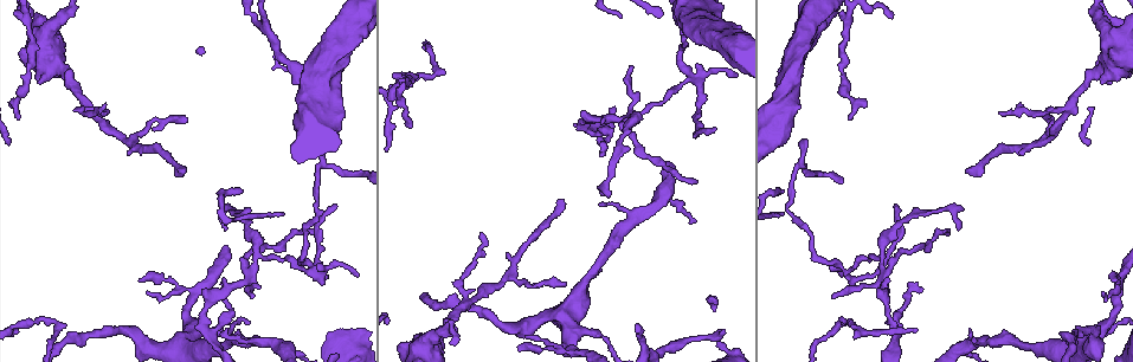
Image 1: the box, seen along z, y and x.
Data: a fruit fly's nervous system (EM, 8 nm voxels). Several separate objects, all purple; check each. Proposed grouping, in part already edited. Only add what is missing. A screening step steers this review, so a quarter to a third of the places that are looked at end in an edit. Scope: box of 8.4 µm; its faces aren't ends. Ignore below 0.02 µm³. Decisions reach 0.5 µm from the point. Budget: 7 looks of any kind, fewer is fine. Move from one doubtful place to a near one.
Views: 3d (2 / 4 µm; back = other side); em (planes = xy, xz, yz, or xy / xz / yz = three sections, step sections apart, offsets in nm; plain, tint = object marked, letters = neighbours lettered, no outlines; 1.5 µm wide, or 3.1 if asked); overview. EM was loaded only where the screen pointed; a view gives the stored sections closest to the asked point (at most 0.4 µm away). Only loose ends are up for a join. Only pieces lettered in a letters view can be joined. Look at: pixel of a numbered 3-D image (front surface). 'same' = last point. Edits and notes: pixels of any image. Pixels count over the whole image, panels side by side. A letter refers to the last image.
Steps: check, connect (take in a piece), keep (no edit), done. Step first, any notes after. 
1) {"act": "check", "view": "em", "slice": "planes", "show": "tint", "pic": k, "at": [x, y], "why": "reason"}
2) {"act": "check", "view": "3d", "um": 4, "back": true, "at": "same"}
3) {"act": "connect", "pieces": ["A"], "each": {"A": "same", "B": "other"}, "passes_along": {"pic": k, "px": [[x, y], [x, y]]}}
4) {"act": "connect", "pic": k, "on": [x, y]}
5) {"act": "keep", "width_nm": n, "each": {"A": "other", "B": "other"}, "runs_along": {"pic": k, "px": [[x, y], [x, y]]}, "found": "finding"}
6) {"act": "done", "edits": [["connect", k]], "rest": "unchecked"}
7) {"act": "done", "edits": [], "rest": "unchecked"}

{"act": "check", "view": "em", "slice": "planes", "show": "plain", "pic": 1, "at": [698, 181], "why": "an open end"}

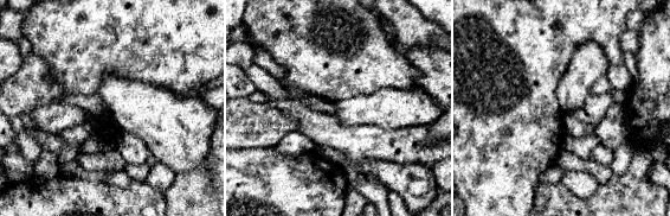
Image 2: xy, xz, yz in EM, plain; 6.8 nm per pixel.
{"act": "check", "view": "em", "slice": "planes", "show": "letters", "at": "same", "why": "what lies round it"}

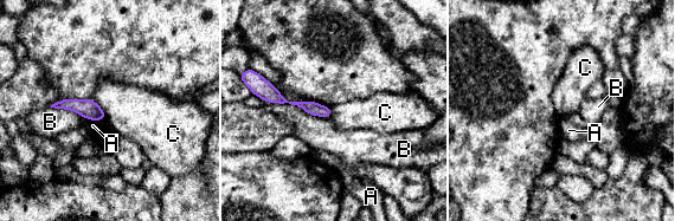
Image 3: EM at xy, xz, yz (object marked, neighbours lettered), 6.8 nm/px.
{"act": "keep", "each": {"A": "other", "B": "other", "C": "other"}, "border": {"pic": 3, "px": [[91, 98], [102, 109], [105, 118]]}, "found": "none of them fits"}

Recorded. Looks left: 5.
{"act": "check", "view": "em", "slice": "planes", "show": "letters", "pic": 1, "at": [358, 277], "why": "an open end"}

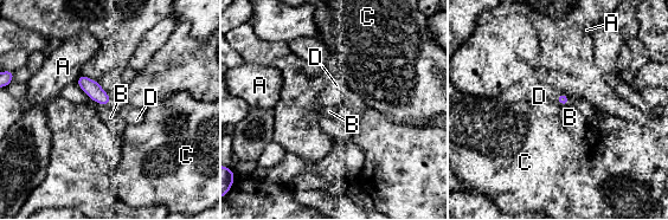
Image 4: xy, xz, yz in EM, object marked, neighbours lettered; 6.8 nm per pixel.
{"act": "keep", "longest_contact_nm": ["D", 90], "each": {"A": "other", "B": "other", "C": "other", "D": "other"}, "border": {"pic": 4, "px": [[101, 104], [107, 107]]}, "found": "none of them fits"}

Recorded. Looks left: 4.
{"act": "check", "view": "em", "um": 3.1, "slice": "xy", "step": 8, "show": "tint", "pic": 1, "at": [601, 154], "why": "an open end"}

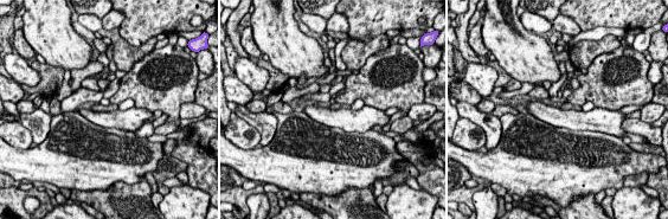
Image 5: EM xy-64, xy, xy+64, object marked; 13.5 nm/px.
{"act": "check", "view": "em", "um": 3.1, "slice": "planes", "show": "letters", "at": "same", "why": "cut it another way"}

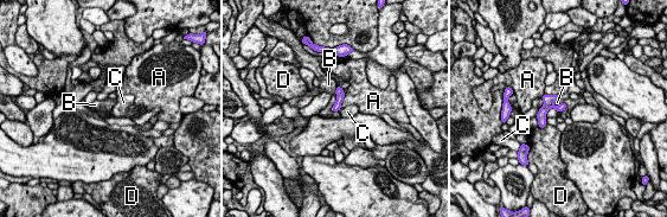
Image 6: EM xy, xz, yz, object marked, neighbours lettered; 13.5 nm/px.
{"act": "keep", "each": {"A": "other", "B": "other", "C": "other", "D": "other"}, "border": {"pic": 6, "px": [[337, 84], [335, 102], [331, 110]]}, "found": "none of them fits"}

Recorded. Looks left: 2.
{"act": "done", "edits": [], "rest": "unchecked"}

